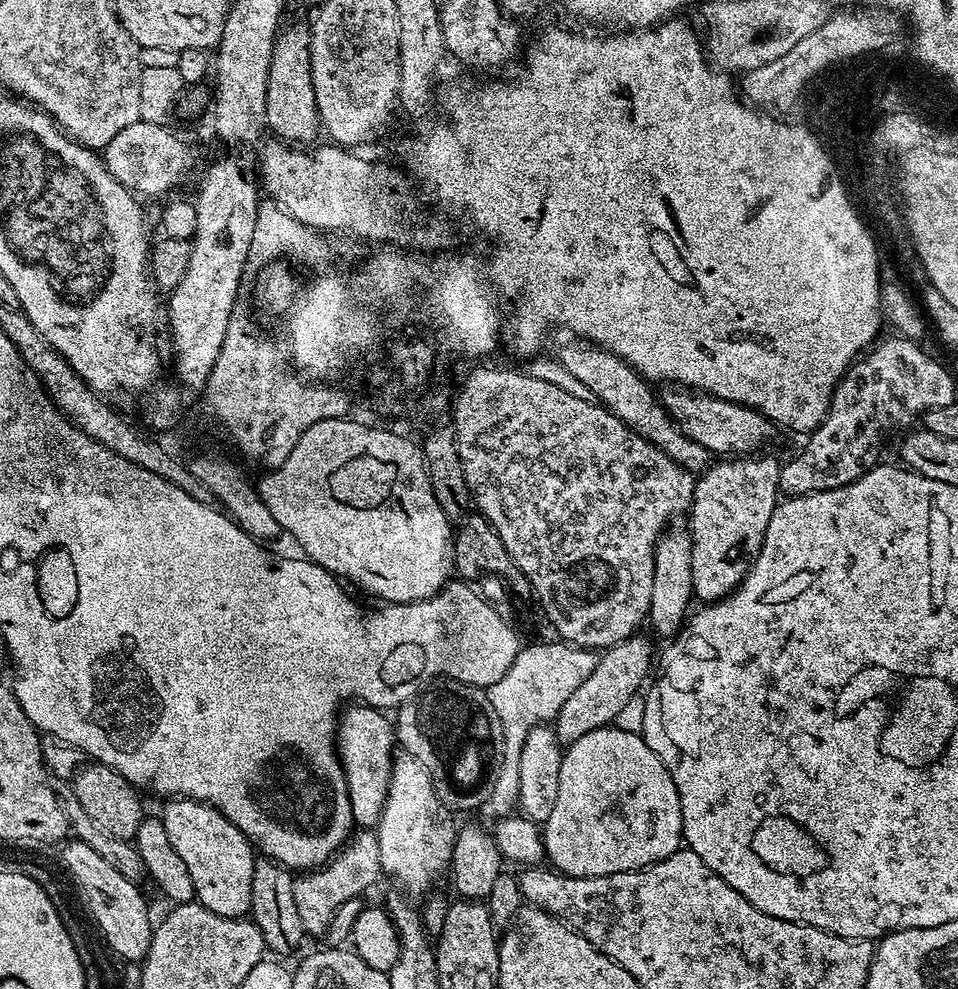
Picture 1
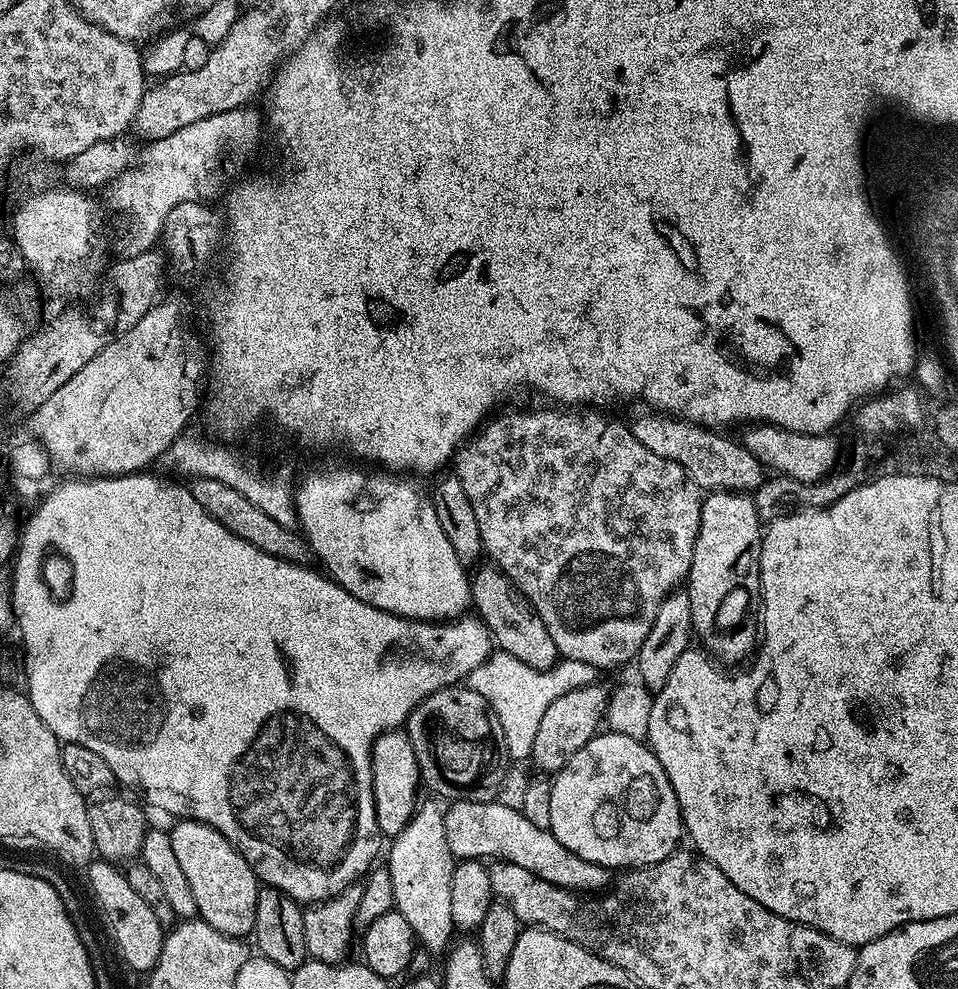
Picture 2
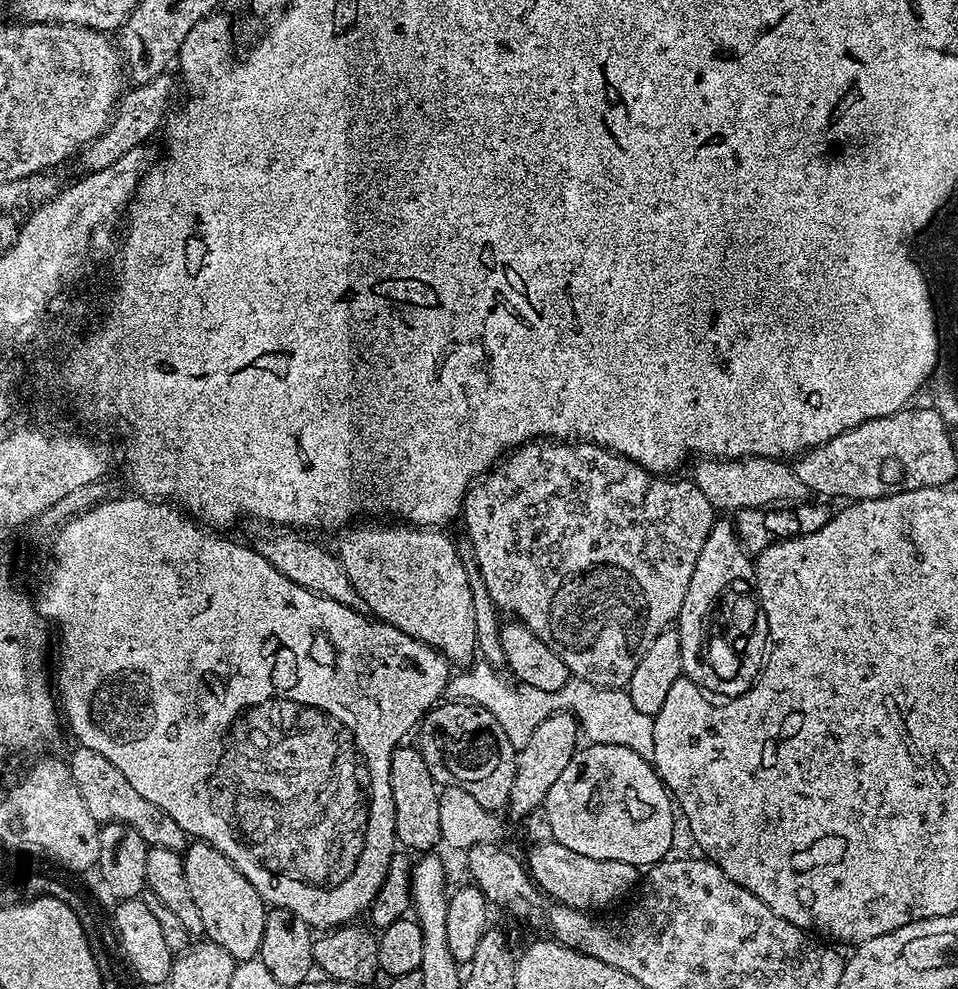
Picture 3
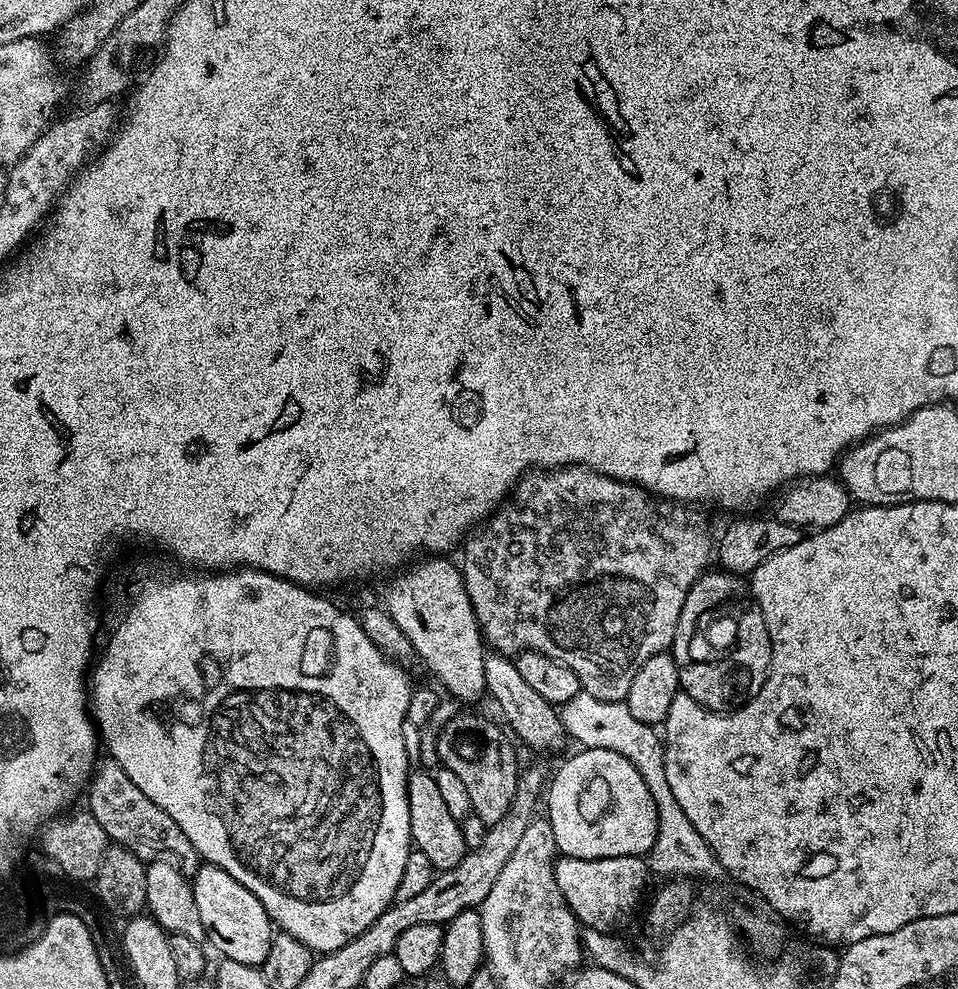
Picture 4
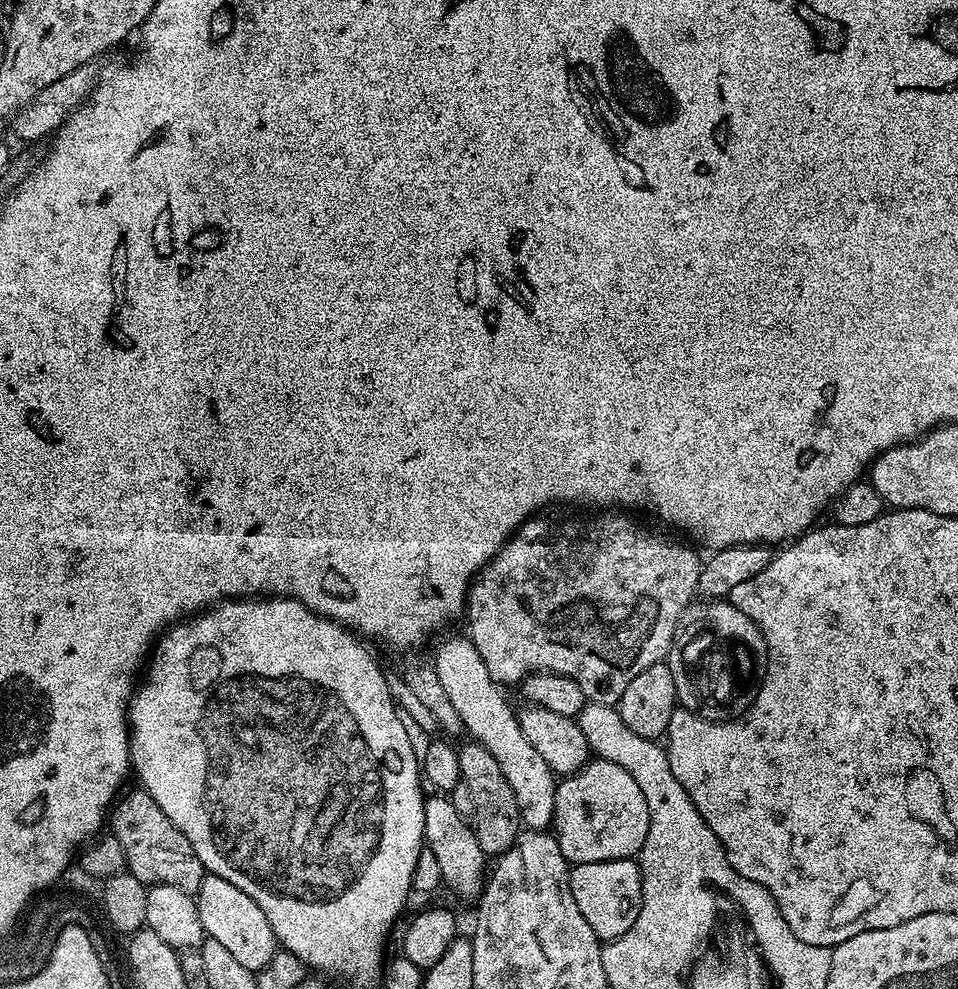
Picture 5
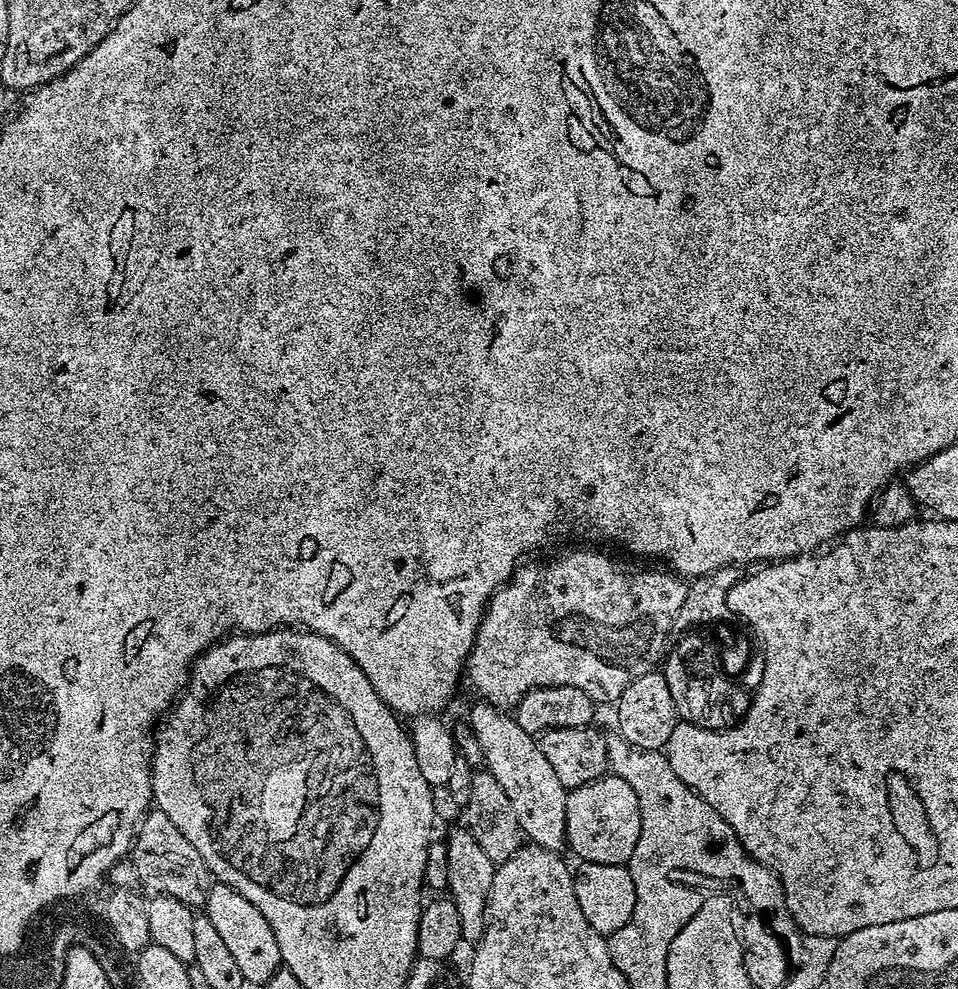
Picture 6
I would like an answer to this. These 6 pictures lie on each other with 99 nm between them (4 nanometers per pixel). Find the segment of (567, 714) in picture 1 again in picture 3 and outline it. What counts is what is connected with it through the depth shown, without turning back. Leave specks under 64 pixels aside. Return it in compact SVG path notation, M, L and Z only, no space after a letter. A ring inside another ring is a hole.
M556 710L545 715L536 729L528 735L526 746L522 746L516 753L516 769L514 770L514 786L510 786L507 815L523 821L529 812L535 812L543 805L546 794L562 770L570 766L572 755L578 751L578 725L575 716L567 710Z

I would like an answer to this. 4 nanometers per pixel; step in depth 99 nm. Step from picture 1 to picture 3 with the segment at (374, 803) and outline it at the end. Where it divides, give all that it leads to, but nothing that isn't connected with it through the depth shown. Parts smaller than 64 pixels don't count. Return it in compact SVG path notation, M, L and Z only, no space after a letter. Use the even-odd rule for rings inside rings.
M397 746L393 749L390 758L390 790L394 806L396 839L405 849L417 848L417 853L424 854L435 849L432 848L435 844L441 843L438 826L438 785L432 779L419 747L404 747Z

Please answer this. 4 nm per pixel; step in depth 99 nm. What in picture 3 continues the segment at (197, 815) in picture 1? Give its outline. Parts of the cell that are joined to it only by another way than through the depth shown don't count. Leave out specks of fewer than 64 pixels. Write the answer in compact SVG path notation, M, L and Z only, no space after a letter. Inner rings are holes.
M192 842L183 849L182 861L186 886L198 914L202 916L203 935L236 961L253 959L259 953L262 942L262 930L266 905L261 900L258 890L246 882L246 878L214 846L203 842Z

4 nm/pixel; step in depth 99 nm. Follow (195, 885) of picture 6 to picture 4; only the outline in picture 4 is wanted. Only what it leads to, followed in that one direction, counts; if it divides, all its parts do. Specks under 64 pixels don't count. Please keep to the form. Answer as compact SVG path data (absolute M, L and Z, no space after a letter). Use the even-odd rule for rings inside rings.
M108 758L95 769L94 775L86 789L86 800L88 796L87 811L91 812L93 818L106 830L109 841L113 845L130 850L139 860L151 862L161 860L172 864L186 877L193 877L201 866L199 854L190 846L190 838L182 834L182 826L158 806L158 802L150 802L138 786L118 766L116 761Z

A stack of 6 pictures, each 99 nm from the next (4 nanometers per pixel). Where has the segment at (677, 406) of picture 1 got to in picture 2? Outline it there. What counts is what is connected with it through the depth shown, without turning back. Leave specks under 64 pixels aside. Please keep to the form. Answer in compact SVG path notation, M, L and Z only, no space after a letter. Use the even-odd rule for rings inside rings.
M756 422L743 429L744 438L742 445L747 452L765 469L774 471L781 477L797 480L803 484L814 484L831 477L837 467L836 459L840 456L840 444L835 440L835 435L807 436L801 432L794 432L786 428L775 428L767 422Z

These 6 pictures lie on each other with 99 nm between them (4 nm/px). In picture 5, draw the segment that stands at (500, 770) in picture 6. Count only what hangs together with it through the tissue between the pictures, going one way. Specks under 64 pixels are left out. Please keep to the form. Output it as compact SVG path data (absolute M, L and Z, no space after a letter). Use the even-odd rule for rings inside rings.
M467 635L452 636L437 650L434 667L438 682L442 682L442 690L446 690L458 718L462 718L465 733L475 743L490 750L498 766L502 766L502 774L506 782L510 782L510 790L514 790L523 827L528 830L547 829L556 814L557 777L538 755L538 750L530 746L526 734L522 734L517 709L508 705L505 689L497 684L490 670L486 670L482 654L474 650Z

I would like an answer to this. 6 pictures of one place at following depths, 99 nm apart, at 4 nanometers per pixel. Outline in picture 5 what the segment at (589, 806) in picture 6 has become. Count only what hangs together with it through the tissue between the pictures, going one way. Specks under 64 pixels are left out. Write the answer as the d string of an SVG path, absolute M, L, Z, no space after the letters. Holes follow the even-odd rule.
M589 759L579 772L557 783L554 835L569 865L639 857L649 828L650 814L638 782L614 762Z

